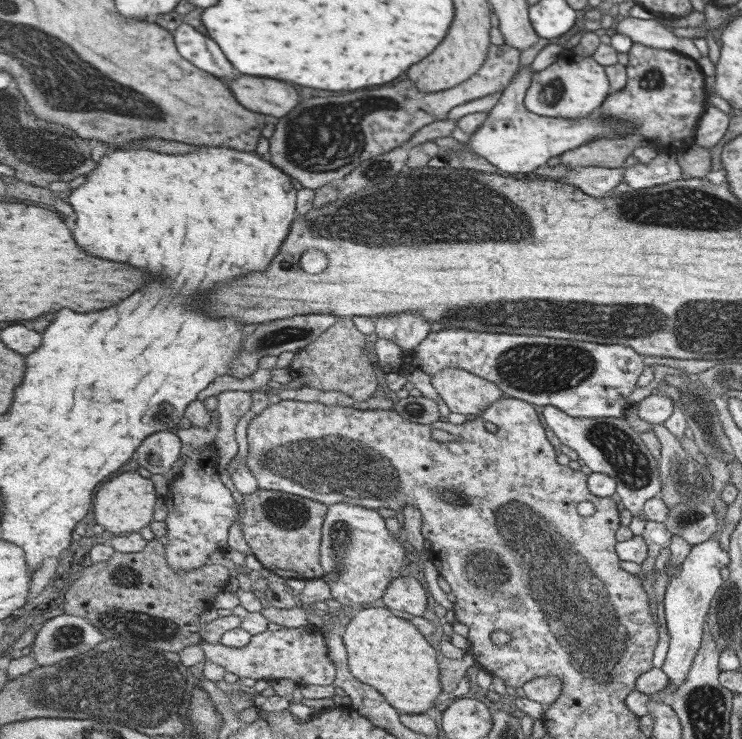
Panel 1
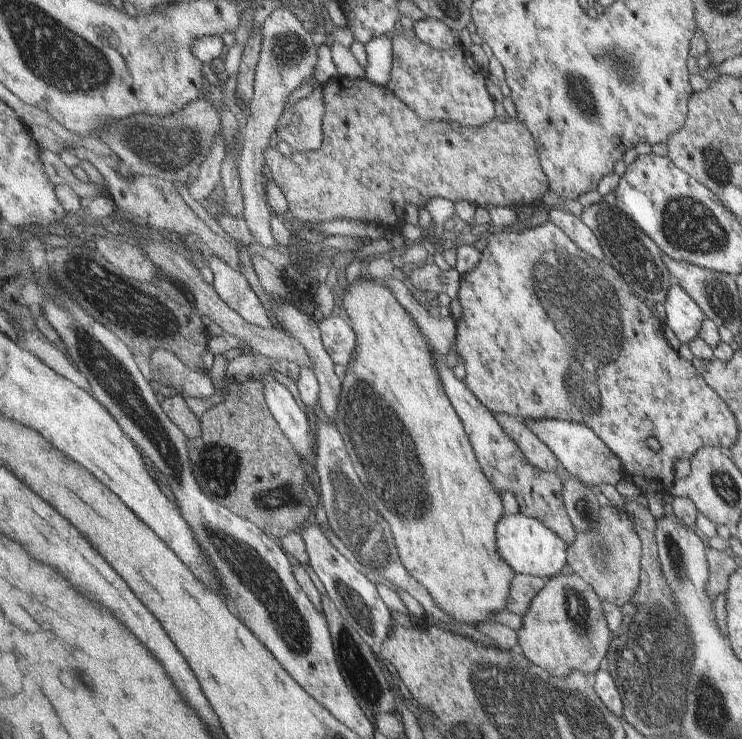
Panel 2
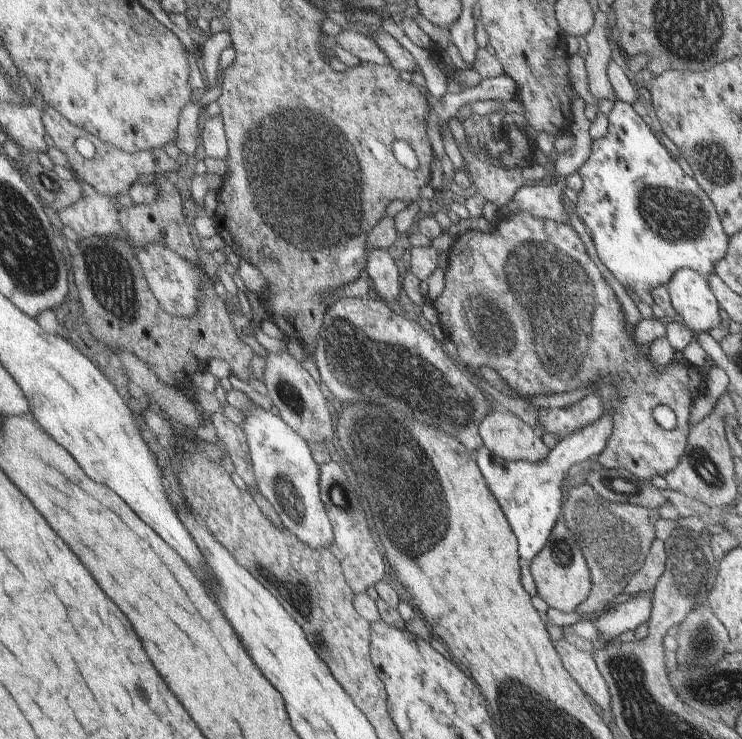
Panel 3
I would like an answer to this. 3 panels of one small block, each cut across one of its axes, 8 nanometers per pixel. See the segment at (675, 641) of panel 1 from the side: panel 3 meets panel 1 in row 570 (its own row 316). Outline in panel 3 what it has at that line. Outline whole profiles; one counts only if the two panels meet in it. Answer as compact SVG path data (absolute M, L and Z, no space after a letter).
M685 268L677 272L665 286L673 310L694 335L708 332L724 323L724 315L709 290L706 276Z

